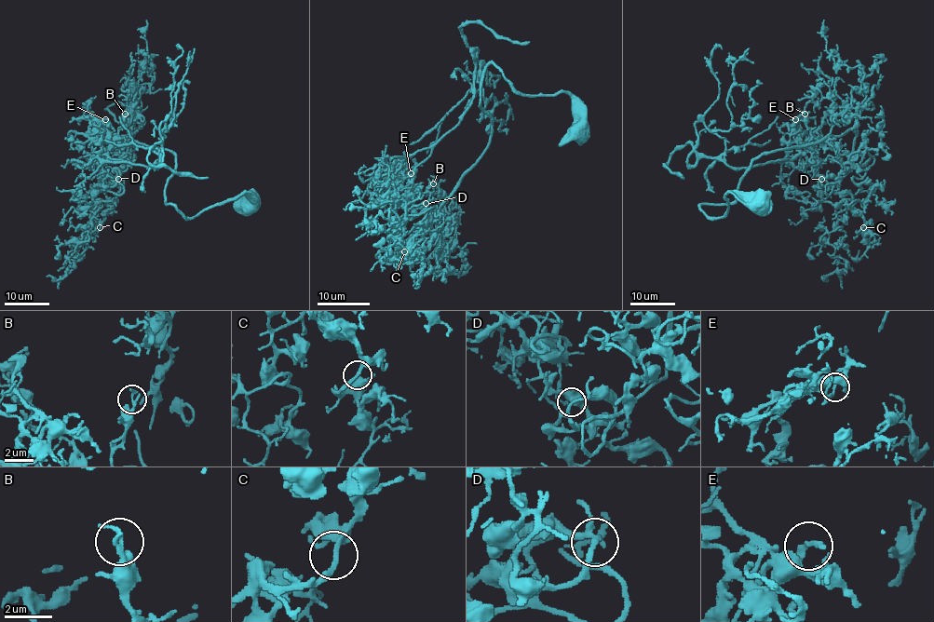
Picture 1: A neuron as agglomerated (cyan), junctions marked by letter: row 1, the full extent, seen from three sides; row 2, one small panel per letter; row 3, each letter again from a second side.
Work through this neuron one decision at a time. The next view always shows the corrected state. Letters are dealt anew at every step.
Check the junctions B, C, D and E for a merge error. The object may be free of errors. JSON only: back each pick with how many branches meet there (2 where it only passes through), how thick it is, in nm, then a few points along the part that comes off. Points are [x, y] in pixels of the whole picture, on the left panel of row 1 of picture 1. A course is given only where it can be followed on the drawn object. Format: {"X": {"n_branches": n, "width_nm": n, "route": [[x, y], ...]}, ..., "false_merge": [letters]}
{"B": {"n_branches": 2, "width_nm": 190, "route": [[125, 114], [100, 128], [102, 141], [99, 156], [158, 167], [175, 93], [191, 60], [186, 62]]}, "false_merge": ["B"]}

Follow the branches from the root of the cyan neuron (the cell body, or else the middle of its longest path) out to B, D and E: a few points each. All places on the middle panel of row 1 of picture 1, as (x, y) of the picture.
B: (577, 131), (567, 93), (519, 93), (489, 63), (480, 105), (492, 119), (488, 147), (427, 215), (433, 183)
D: (577, 131), (567, 93), (519, 93), (489, 63), (488, 147), (430, 215), (430, 194), (407, 191), (425, 203)
E: (577, 131), (567, 93), (519, 93), (489, 63), (479, 161), (430, 215), (411, 173)

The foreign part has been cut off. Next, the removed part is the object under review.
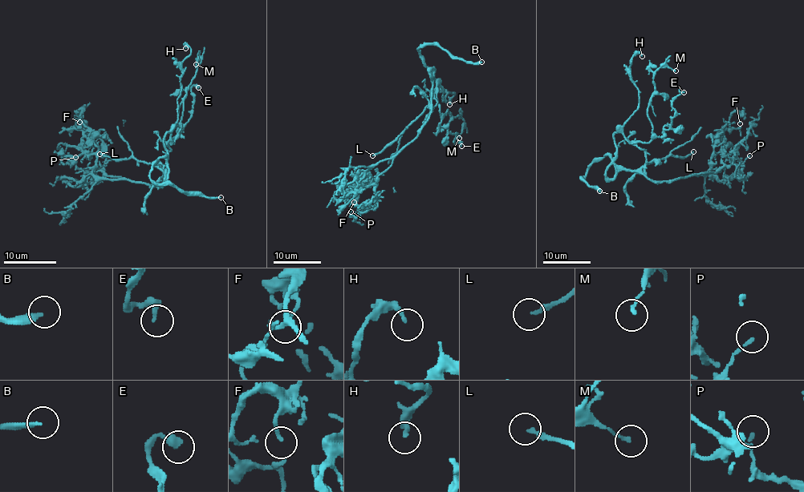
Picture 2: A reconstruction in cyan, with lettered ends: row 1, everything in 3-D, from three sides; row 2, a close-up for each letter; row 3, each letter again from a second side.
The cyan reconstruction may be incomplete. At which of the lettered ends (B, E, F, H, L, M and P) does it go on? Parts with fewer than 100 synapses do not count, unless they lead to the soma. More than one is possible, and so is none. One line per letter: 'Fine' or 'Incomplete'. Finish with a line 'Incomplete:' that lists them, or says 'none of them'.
B: Incomplete
E: Fine
F: Fine
H: Fine
L: Incomplete
M: Fine
P: Fine
Incomplete: B, L

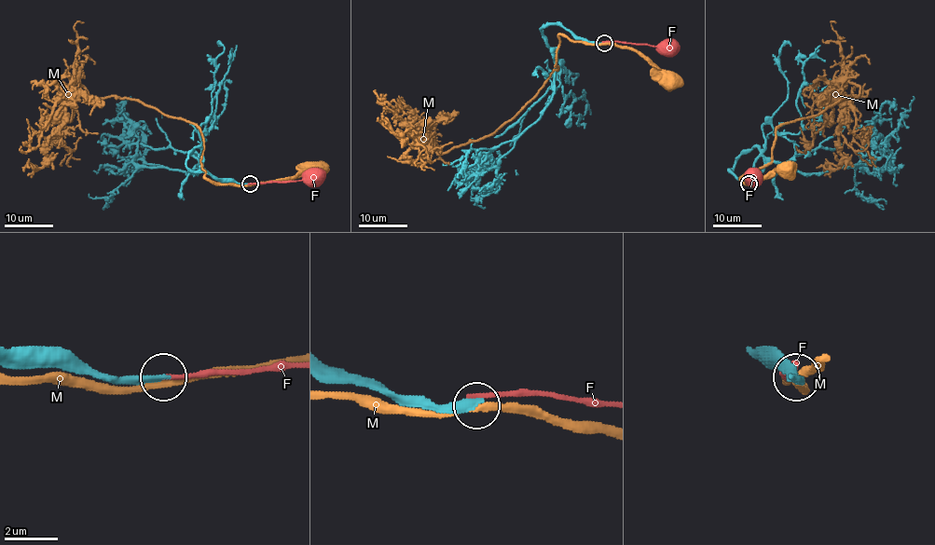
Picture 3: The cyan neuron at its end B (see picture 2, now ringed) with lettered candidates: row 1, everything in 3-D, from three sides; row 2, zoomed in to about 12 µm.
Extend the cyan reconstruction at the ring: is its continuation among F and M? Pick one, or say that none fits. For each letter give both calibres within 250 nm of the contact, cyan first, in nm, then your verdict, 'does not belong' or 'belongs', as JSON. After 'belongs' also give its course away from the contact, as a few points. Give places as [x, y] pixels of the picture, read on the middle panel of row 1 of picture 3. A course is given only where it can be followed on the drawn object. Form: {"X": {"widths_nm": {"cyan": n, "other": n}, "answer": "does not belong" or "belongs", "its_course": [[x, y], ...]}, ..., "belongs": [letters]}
{"F": {"widths_nm": {"cyan": 320, "other": 170}, "answer": "does not belong"}, "M": {"widths_nm": {"cyan": 400, "other": 240}, "answer": "does not belong"}, "belongs": []}

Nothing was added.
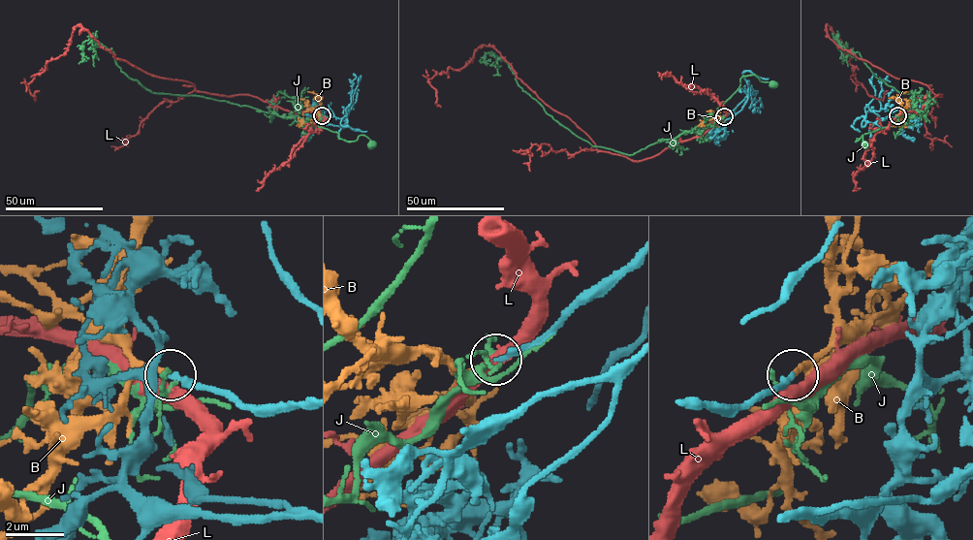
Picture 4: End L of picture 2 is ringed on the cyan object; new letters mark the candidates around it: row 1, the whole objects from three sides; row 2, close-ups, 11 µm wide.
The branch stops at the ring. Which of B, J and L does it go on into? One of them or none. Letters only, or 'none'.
B

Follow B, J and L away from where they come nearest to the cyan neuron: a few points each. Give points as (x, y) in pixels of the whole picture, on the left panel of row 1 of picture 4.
B: (322, 114), (319, 112), (319, 96), (307, 91)
J: (323, 115), (314, 114), (311, 119), (296, 115), (336, 132), (338, 138), (348, 142), (364, 135), (371, 144)
L: (323, 115), (151, 76), (116, 59), (79, 25), (63, 54), (27, 85), (35, 100), (39, 90)

